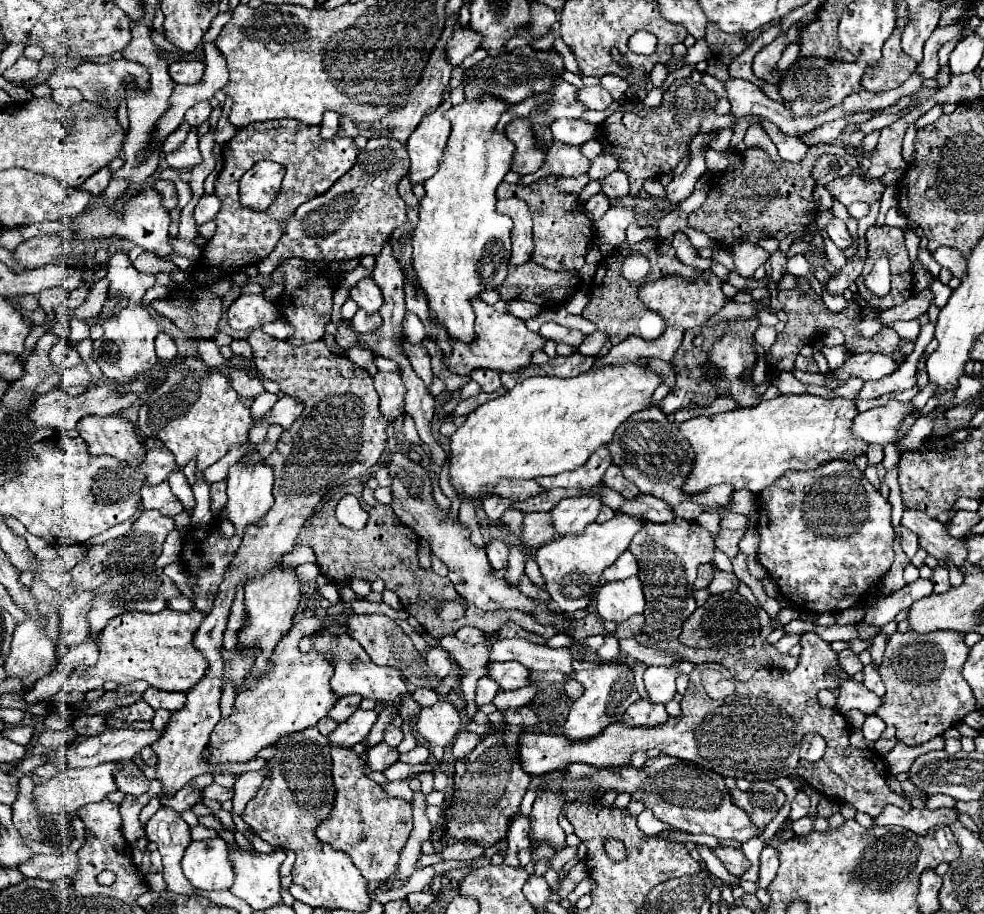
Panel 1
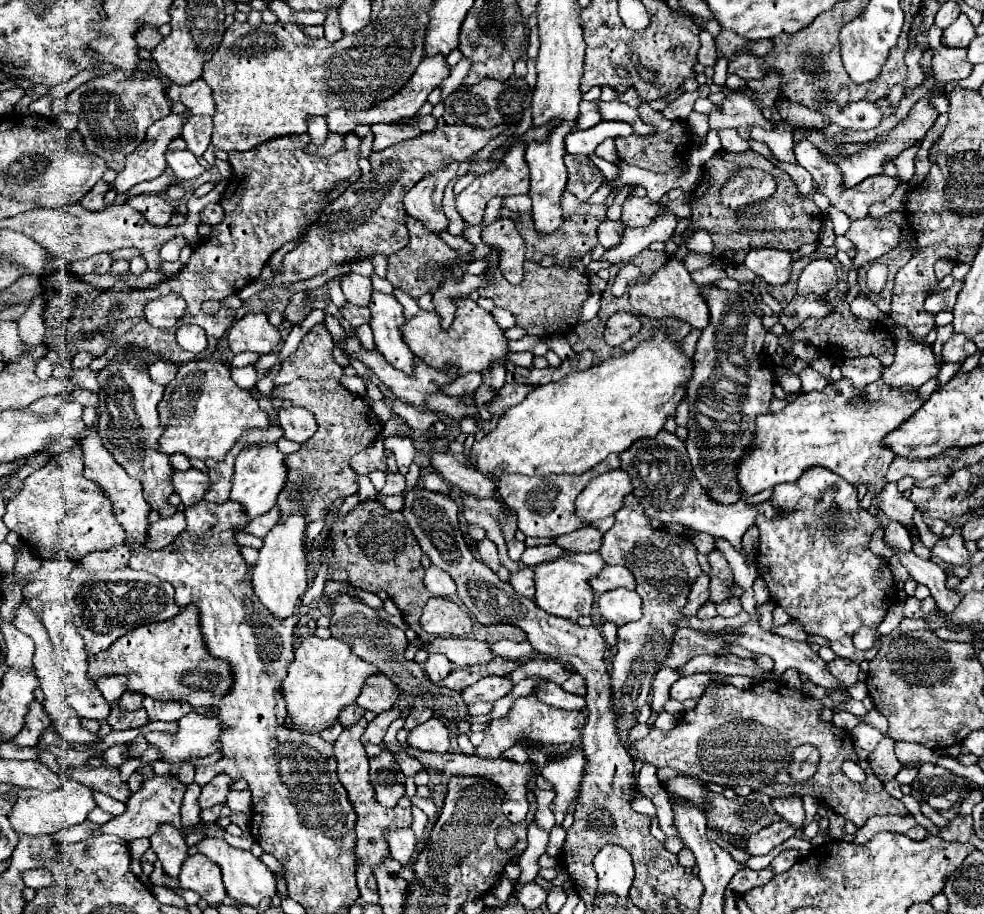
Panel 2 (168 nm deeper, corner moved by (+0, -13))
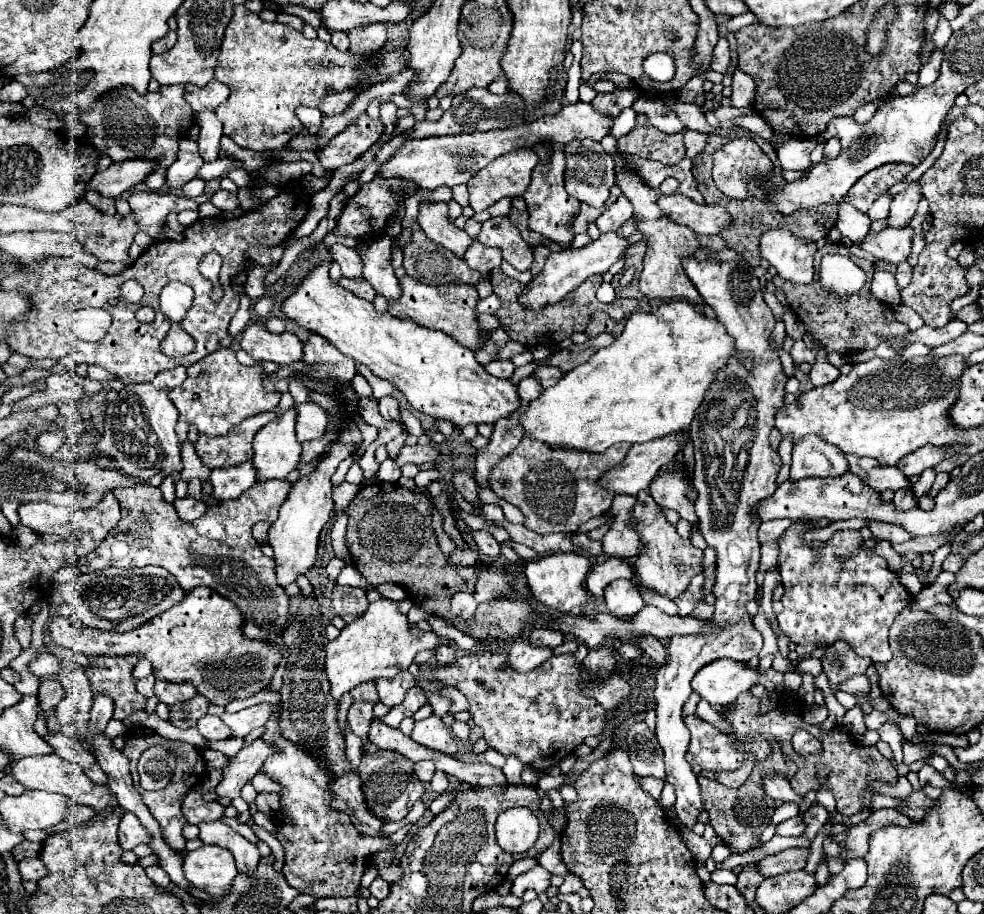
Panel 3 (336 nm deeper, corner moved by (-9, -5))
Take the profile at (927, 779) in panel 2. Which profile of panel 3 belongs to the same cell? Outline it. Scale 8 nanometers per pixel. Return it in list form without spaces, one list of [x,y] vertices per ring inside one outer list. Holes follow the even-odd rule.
[[[924,764],[918,772],[918,778],[920,778],[920,784],[922,784],[922,792],[934,800],[940,798],[940,794],[944,790],[954,790],[954,782],[946,780],[942,772],[938,772],[936,768],[932,768],[930,764]]]

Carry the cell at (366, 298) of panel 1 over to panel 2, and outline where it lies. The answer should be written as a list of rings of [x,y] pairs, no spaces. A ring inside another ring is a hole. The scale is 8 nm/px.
[[[353,272],[345,274],[341,278],[341,288],[343,288],[345,298],[351,304],[357,304],[357,306],[367,306],[369,304],[369,298],[371,298],[371,280],[367,276],[353,274]]]

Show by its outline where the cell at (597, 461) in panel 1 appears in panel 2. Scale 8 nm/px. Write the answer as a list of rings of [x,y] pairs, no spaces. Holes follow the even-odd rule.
[[[619,454],[607,456],[607,460],[593,466],[593,470],[583,472],[581,476],[501,476],[499,494],[505,504],[515,508],[519,516],[519,530],[525,536],[563,536],[561,532],[575,532],[585,526],[575,514],[575,498],[585,488],[585,484],[597,474],[615,468],[621,468]]]

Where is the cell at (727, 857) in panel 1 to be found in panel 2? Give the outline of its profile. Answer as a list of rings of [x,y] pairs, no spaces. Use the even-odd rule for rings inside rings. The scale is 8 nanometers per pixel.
[[[769,866],[763,868],[763,870],[759,870],[759,872],[749,870],[749,868],[743,868],[743,870],[739,870],[739,872],[733,876],[733,880],[731,880],[731,890],[735,890],[735,892],[749,892],[749,890],[755,888],[755,886],[767,884],[771,878],[773,878],[773,870],[771,870]]]

